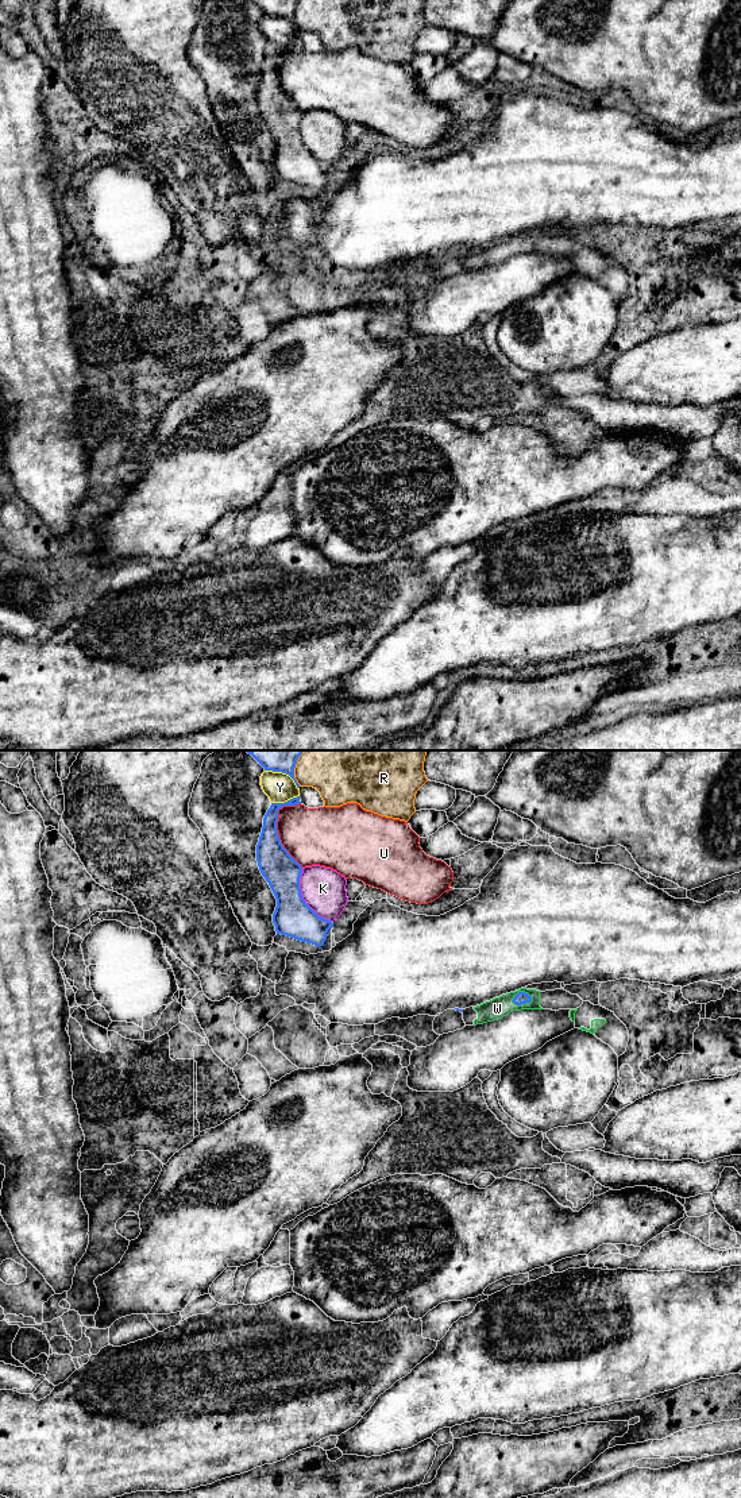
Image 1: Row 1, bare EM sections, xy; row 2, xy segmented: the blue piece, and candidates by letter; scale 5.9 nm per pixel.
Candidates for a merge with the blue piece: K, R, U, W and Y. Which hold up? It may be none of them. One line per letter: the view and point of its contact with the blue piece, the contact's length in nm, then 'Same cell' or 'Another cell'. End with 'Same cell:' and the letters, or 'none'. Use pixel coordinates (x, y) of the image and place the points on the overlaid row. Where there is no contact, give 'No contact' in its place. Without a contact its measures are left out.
K: Touches blue at xy (301, 898). Shared border 380 nm. Another cell
R: Touches blue at xy (294, 767). Shared border 220 nm. Another cell
U: Touches blue at xy (278, 836). Shared border 400 nm. Another cell
W: Touches blue at xy (521, 1003). Shared border 130 nm. Same cell
Y: Touches blue at xy (284, 772). Shared border 240 nm. Another cell
Same cell: W

